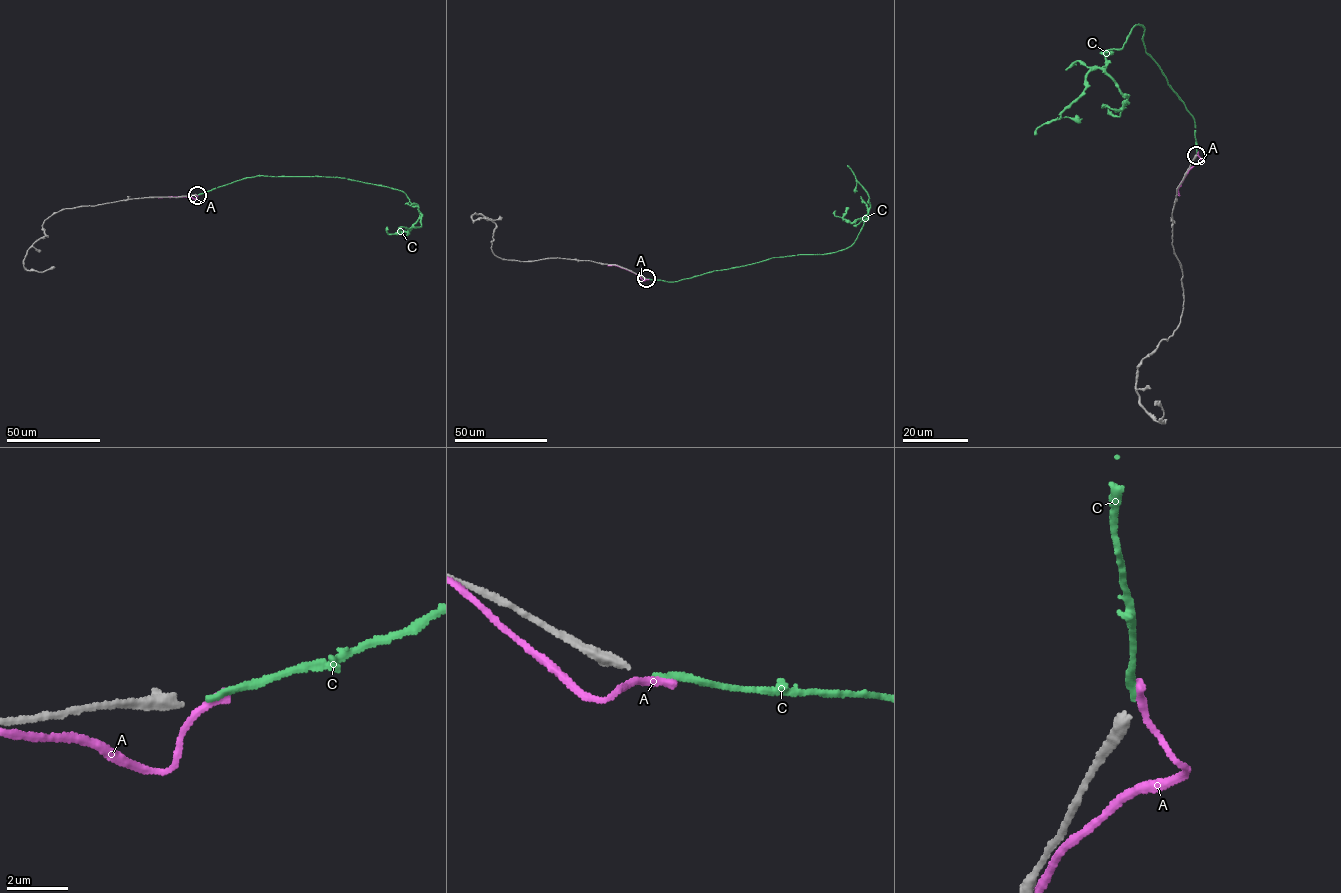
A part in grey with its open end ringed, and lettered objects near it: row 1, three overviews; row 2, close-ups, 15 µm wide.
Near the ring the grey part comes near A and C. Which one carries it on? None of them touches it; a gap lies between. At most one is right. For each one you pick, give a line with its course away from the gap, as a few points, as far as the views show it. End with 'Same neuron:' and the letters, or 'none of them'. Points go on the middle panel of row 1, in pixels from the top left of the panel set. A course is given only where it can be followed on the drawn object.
C: it runs (647, 279), (673, 282), (772, 257), (826, 254), (847, 248), (868, 217), (870, 205), (866, 191), (847, 165)
Same neuron: C

